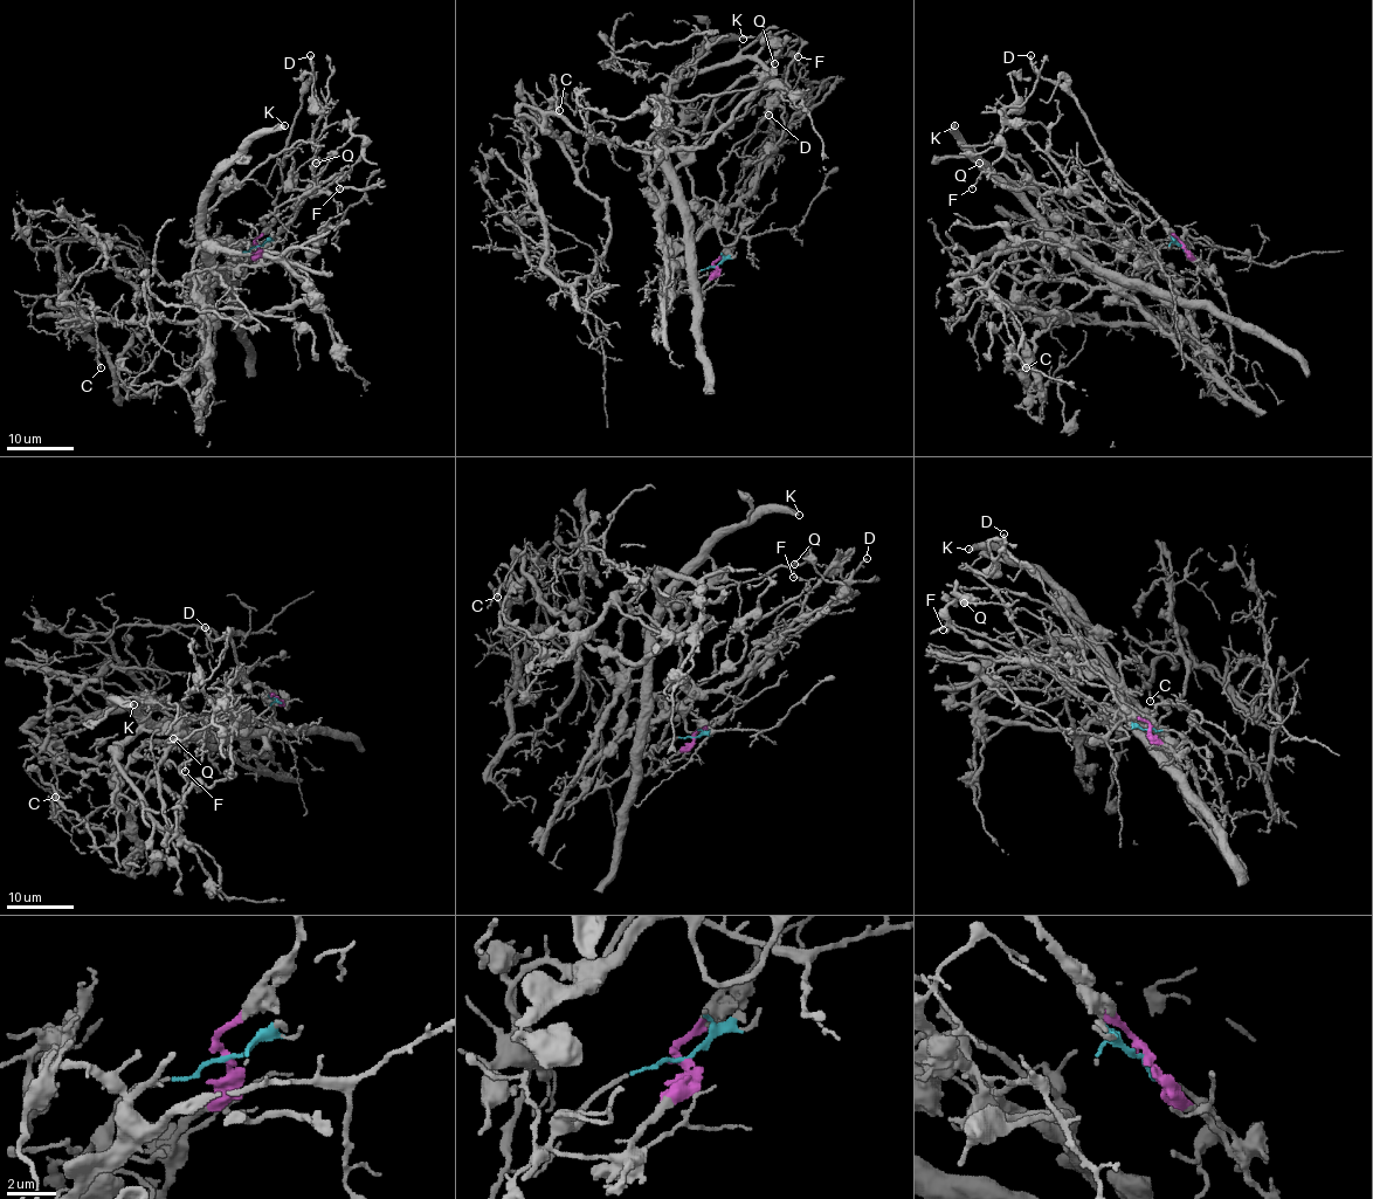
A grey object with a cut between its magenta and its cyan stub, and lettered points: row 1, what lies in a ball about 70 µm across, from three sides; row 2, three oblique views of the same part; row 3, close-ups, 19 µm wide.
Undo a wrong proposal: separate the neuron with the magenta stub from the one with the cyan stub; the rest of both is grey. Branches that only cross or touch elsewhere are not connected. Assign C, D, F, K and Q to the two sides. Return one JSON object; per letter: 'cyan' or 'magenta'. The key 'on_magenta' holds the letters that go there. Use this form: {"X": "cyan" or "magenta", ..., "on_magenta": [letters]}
{"C": "cyan", "D": "magenta", "F": "cyan", "K": "cyan", "Q": "cyan", "on_magenta": ["D"]}

